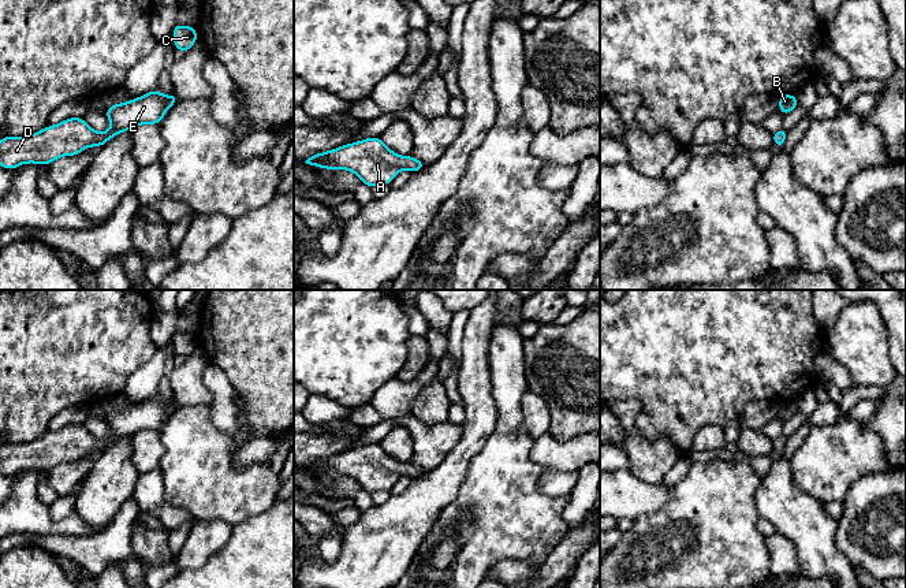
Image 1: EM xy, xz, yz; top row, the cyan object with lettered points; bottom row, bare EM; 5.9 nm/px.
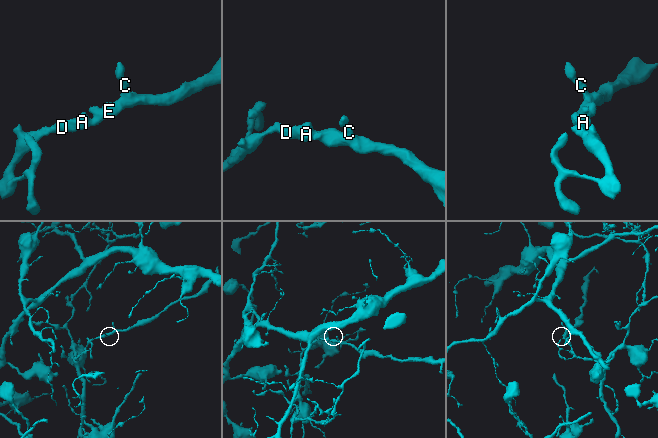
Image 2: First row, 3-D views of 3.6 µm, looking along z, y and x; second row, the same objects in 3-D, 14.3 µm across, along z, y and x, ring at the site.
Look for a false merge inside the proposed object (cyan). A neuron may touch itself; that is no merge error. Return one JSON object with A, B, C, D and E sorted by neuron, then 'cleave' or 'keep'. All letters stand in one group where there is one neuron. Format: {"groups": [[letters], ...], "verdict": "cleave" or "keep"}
{"groups": [["A", "B", "C", "D", "E"]], "verdict": "keep"}

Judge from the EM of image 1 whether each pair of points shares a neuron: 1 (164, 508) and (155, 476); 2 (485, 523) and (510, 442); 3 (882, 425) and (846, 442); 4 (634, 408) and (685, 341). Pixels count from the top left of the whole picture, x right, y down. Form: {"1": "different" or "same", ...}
{"1": "same", "2": "same", "3": "different", "4": "different"}

